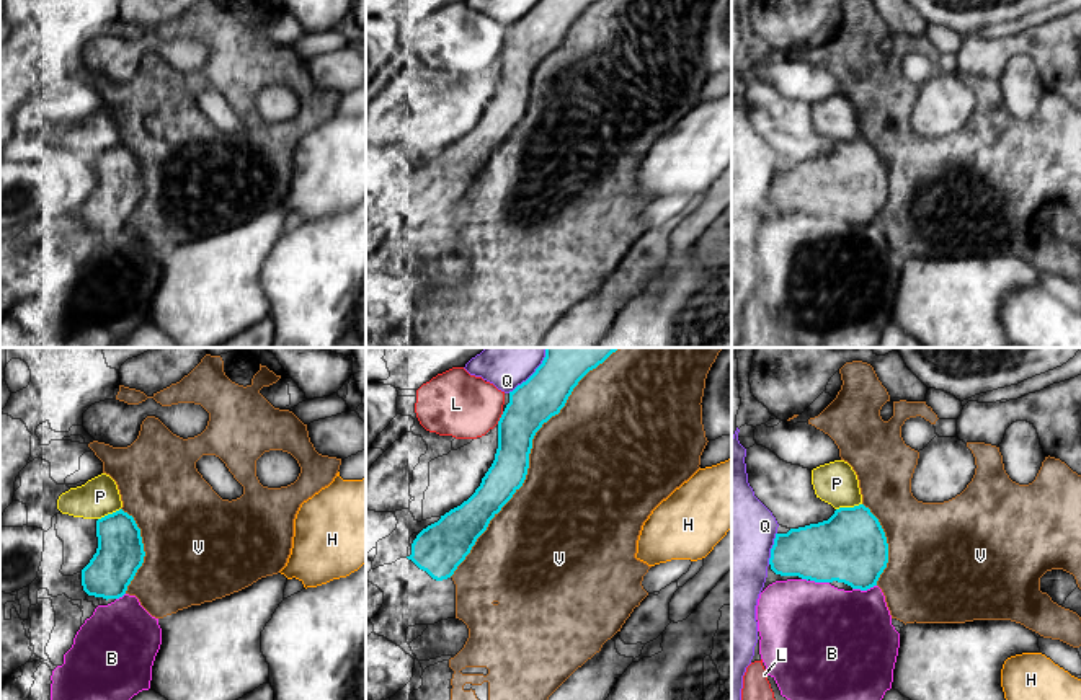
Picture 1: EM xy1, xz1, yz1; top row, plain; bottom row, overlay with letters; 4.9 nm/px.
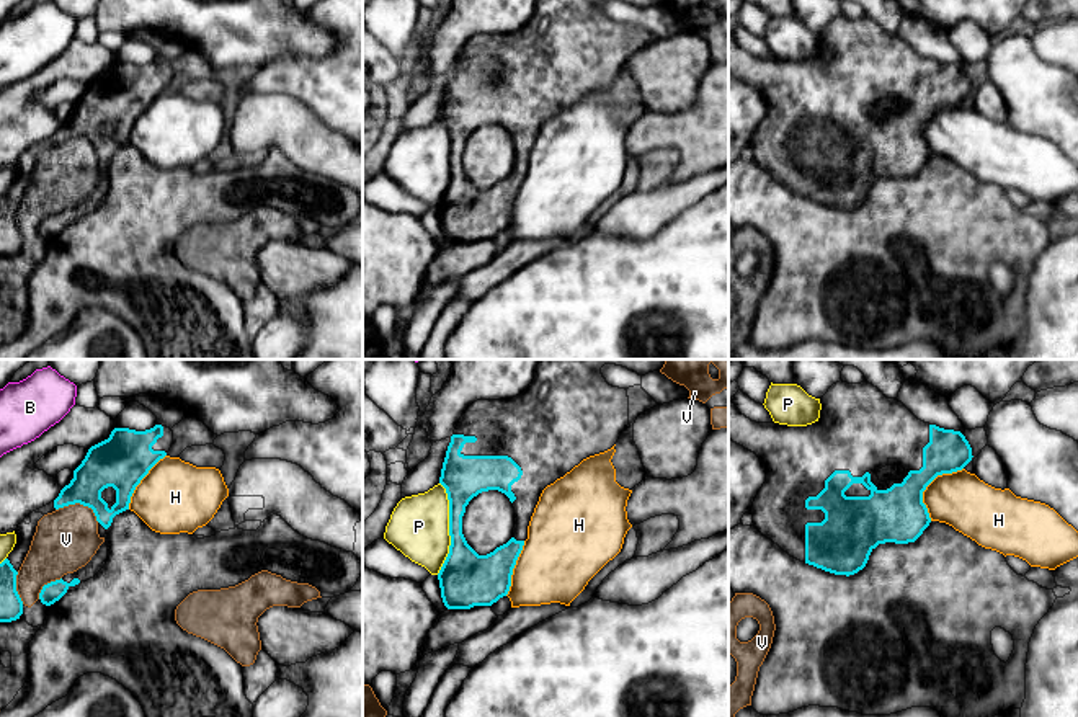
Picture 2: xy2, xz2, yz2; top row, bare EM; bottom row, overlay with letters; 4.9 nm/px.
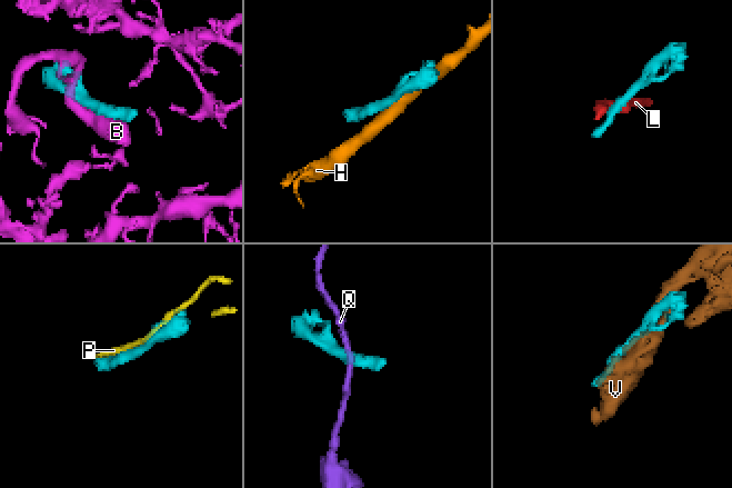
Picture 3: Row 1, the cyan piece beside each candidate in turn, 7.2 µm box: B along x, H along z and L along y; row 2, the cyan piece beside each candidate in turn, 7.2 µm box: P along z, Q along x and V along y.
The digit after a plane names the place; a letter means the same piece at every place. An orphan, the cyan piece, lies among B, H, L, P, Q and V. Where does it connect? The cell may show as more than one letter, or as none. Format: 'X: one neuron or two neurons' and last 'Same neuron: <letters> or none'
B: two neurons
H: two neurons
L: two neurons
P: two neurons
Q: two neurons
V: two neurons
Same neuron: none

